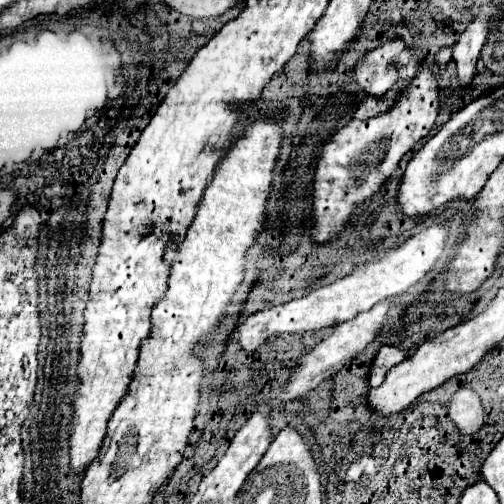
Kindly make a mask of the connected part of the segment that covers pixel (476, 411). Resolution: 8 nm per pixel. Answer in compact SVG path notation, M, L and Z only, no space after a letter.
M460 388L458 392L454 392L454 396L450 398L448 416L456 424L458 432L464 436L476 434L484 426L484 420L486 420L482 402L478 394L470 388Z

